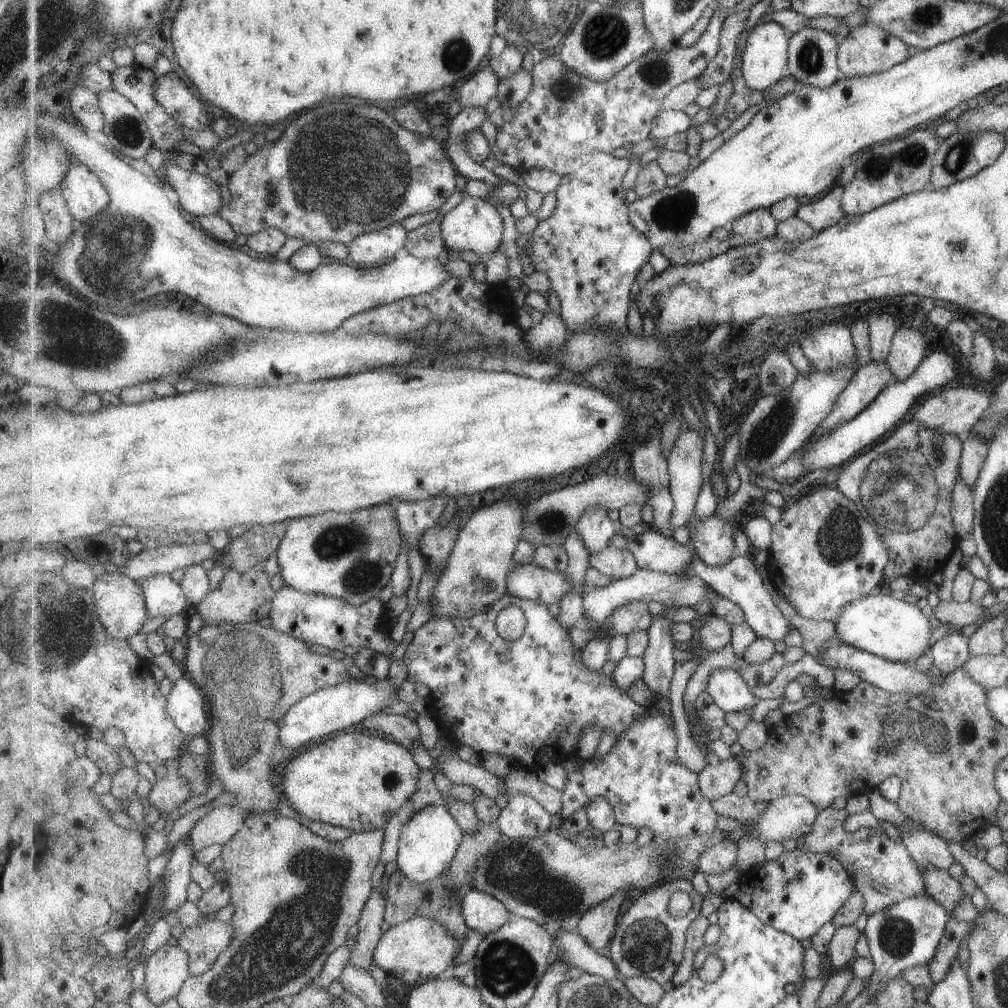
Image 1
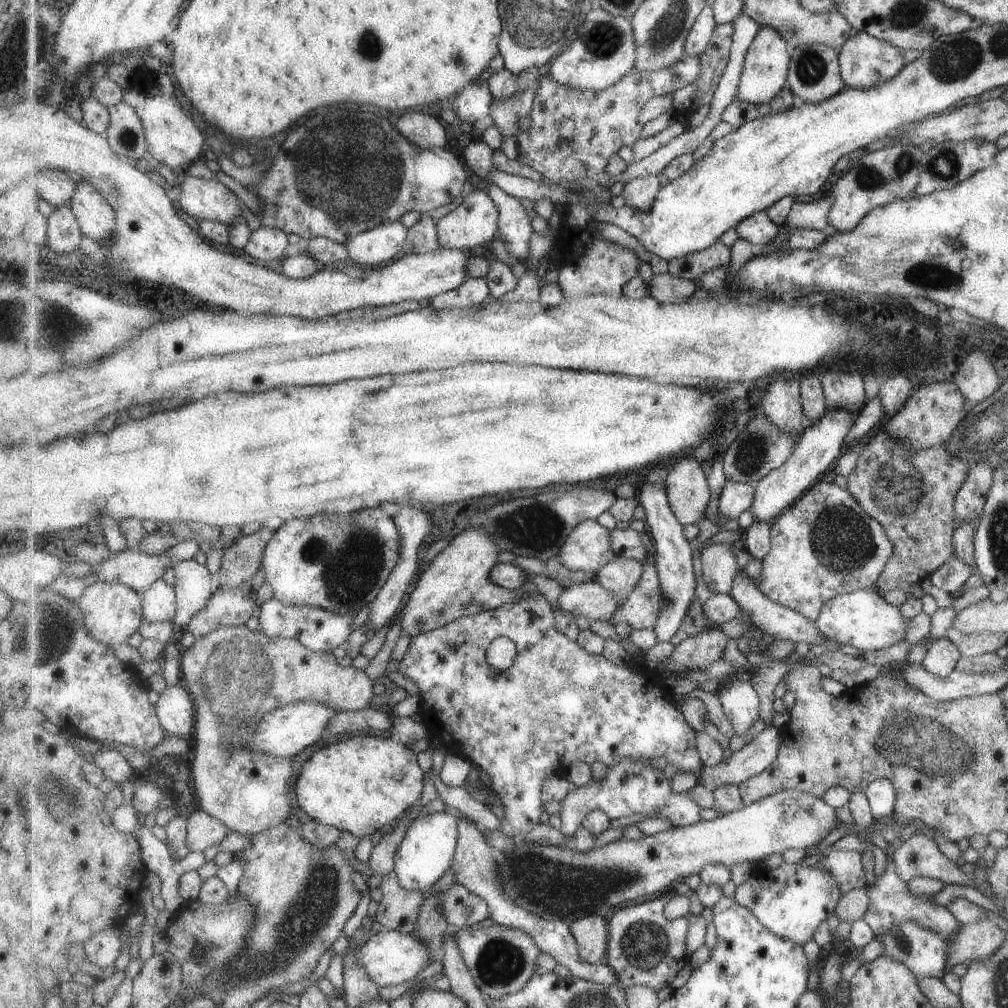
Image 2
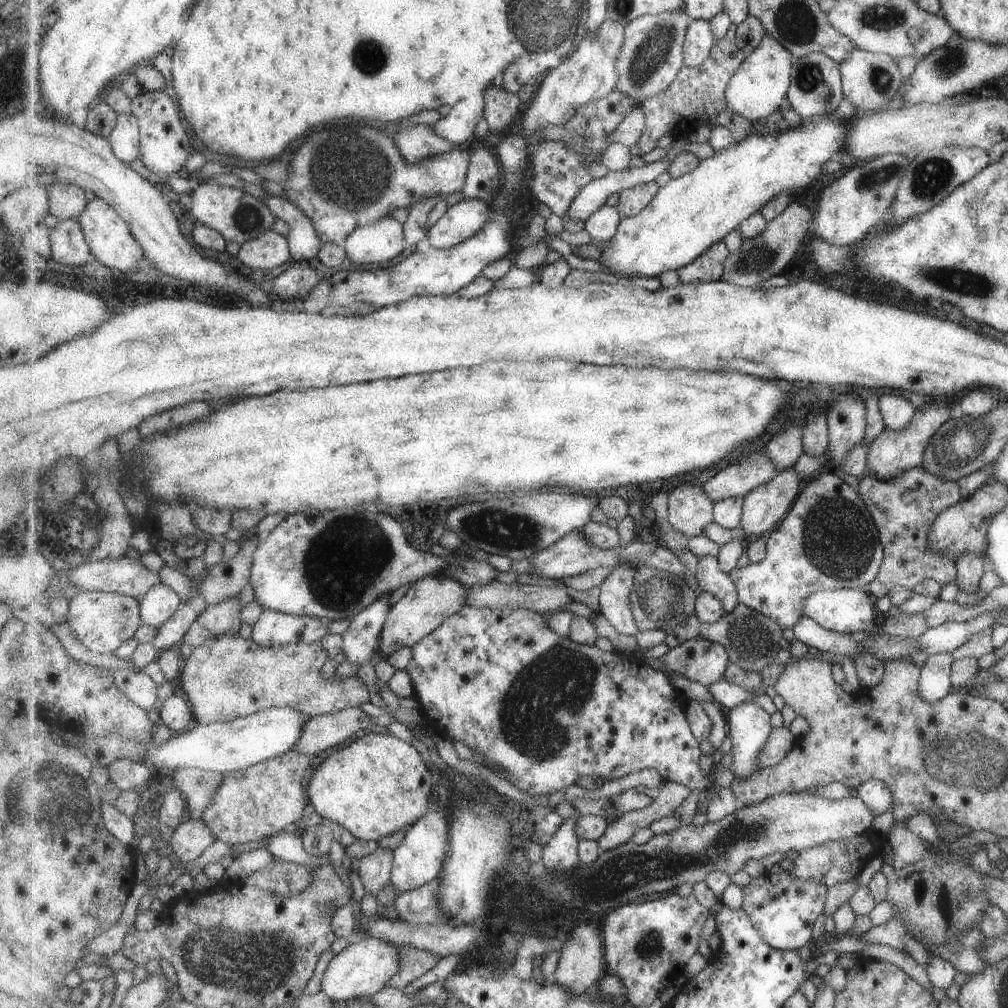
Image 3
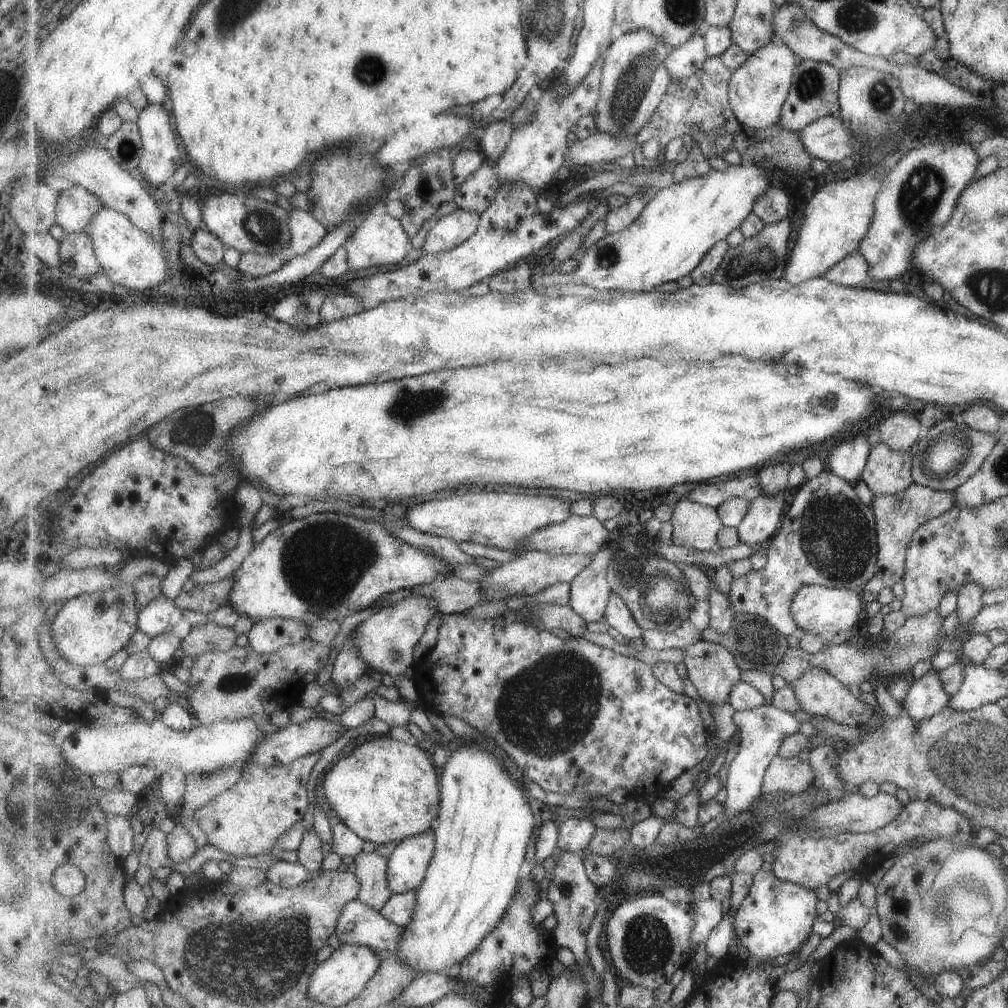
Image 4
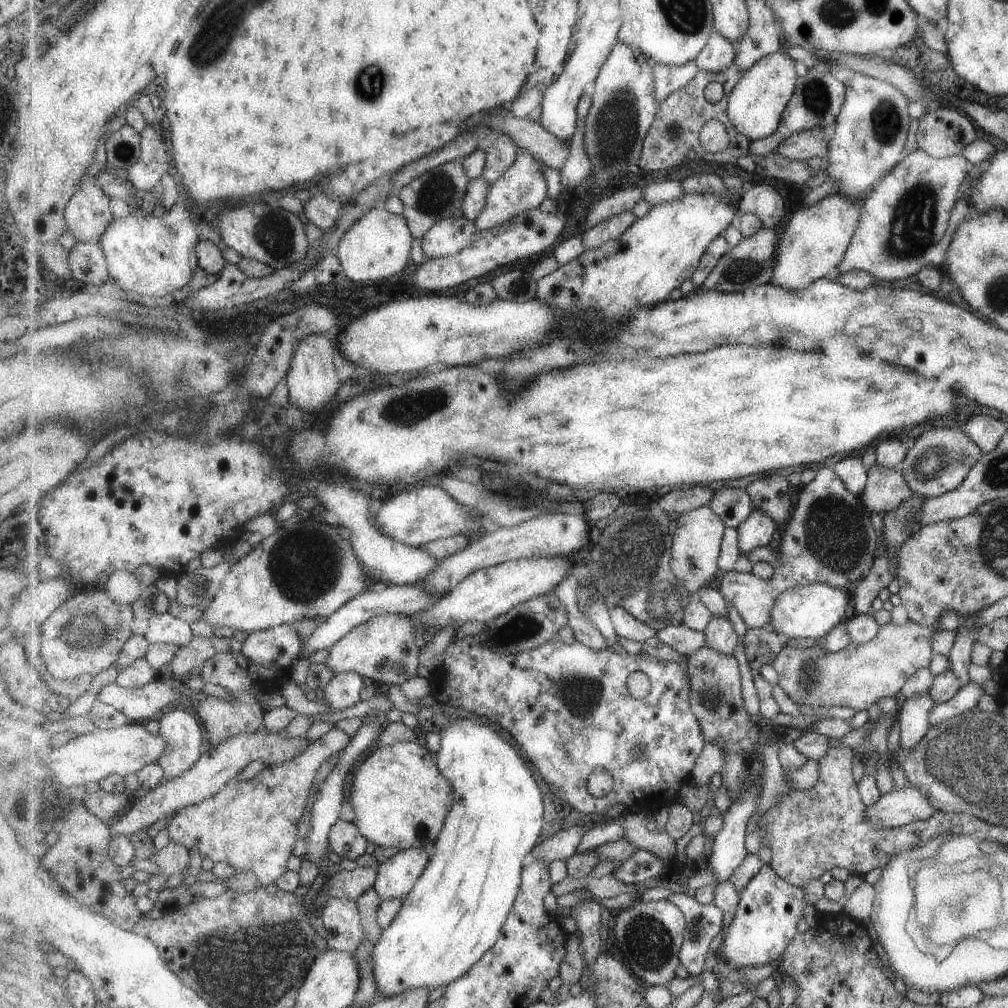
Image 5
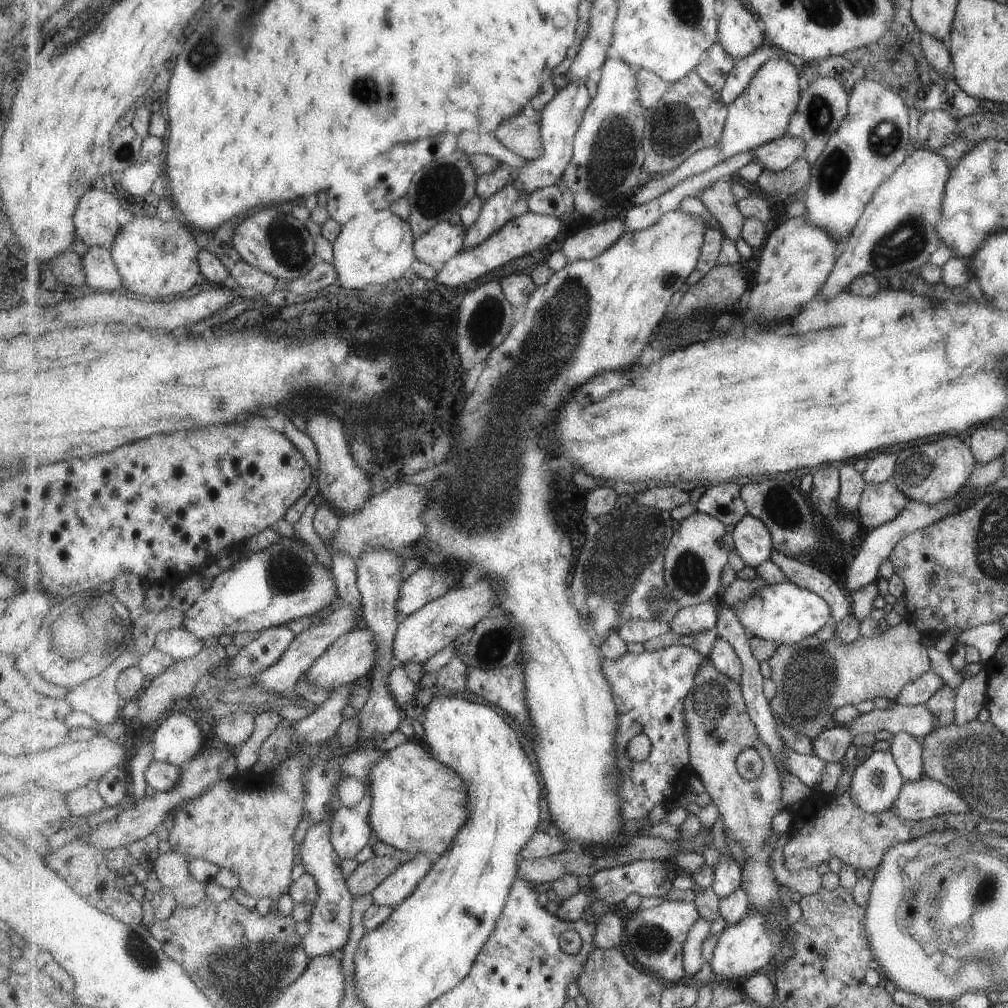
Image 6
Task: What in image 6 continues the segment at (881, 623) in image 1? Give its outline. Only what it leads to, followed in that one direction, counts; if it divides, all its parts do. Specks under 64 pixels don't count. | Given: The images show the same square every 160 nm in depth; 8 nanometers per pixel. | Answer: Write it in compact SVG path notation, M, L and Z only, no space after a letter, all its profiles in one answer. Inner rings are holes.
M793 581L768 584L744 603L733 607L747 632L755 637L775 641L778 645L798 643L813 637L825 624L831 623L831 605L822 595Z

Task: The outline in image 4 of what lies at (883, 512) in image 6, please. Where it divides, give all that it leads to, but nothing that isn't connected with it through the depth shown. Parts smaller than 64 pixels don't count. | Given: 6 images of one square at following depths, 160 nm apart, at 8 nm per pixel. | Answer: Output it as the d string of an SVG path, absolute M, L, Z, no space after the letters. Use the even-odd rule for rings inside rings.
M881 441L870 447L862 480L873 495L890 495L912 483L912 454L908 449L894 451Z

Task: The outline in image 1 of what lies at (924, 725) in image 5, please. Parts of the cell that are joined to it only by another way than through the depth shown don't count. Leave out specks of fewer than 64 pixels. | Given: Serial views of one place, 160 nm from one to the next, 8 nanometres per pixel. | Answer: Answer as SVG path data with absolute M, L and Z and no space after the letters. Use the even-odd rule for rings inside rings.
M953 628L950 634L930 646L927 655L932 659L932 667L938 674L947 676L971 658L968 652L968 638Z

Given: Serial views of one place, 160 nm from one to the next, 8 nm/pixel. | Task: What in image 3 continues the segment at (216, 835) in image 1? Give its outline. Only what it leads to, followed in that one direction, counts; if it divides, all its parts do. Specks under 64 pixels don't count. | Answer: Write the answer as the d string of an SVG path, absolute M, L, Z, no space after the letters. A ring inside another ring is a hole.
M189 818L171 836L171 852L183 863L199 858L216 838L213 829L203 820Z

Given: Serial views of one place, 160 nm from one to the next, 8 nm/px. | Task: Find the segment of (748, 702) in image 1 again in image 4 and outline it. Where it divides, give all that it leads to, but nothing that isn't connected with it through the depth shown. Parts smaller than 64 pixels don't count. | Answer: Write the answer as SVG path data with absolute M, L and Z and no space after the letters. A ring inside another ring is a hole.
M761 704L751 710L731 712L730 717L738 728L735 739L739 744L739 750L728 769L725 787L728 791L725 801L727 810L722 814L721 821L749 810L755 798L762 794L765 773L771 761L778 755L783 740L787 735L797 733L802 723L793 718L793 714L767 704Z

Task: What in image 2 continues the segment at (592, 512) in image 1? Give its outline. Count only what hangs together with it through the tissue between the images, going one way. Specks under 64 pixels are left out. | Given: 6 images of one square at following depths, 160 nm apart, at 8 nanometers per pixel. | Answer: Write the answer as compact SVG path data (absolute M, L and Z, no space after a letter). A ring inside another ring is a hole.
M597 519L581 522L562 546L562 552L559 554L561 562L571 571L597 573L611 559L619 557L610 545L611 531Z

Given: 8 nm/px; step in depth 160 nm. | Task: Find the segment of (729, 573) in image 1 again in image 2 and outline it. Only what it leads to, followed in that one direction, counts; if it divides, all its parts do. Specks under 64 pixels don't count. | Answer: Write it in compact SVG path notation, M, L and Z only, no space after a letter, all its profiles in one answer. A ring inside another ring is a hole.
M742 568L735 577L730 595L742 606L742 610L746 611L750 616L750 620L768 635L769 639L790 640L794 643L804 642L807 645L819 644L819 642L826 639L816 623L811 622L809 618L804 617L800 612L792 608L769 599Z

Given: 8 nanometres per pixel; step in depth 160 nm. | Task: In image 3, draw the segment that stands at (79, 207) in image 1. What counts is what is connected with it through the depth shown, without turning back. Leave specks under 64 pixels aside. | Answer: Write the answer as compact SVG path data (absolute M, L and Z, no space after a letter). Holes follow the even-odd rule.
M92 196L86 209L80 214L79 220L93 258L101 265L121 270L121 272L129 272L129 270L135 270L135 266L139 266L139 262L144 258L142 246L134 237L127 221L108 202L101 197Z

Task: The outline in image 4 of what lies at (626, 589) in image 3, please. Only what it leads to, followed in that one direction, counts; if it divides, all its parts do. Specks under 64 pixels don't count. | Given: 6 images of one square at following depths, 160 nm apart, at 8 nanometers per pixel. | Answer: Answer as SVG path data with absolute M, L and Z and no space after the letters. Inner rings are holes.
M612 593L605 617L609 626L616 629L626 640L642 638L643 633L646 631L639 626L629 605L619 594Z

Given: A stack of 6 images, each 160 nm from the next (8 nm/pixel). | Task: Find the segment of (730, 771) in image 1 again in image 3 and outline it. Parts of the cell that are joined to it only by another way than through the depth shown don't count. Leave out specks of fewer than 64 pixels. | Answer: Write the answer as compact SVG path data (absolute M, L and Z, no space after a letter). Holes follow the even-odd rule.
M785 726L775 727L769 735L767 744L760 752L758 765L761 769L779 764L797 744L798 737Z

